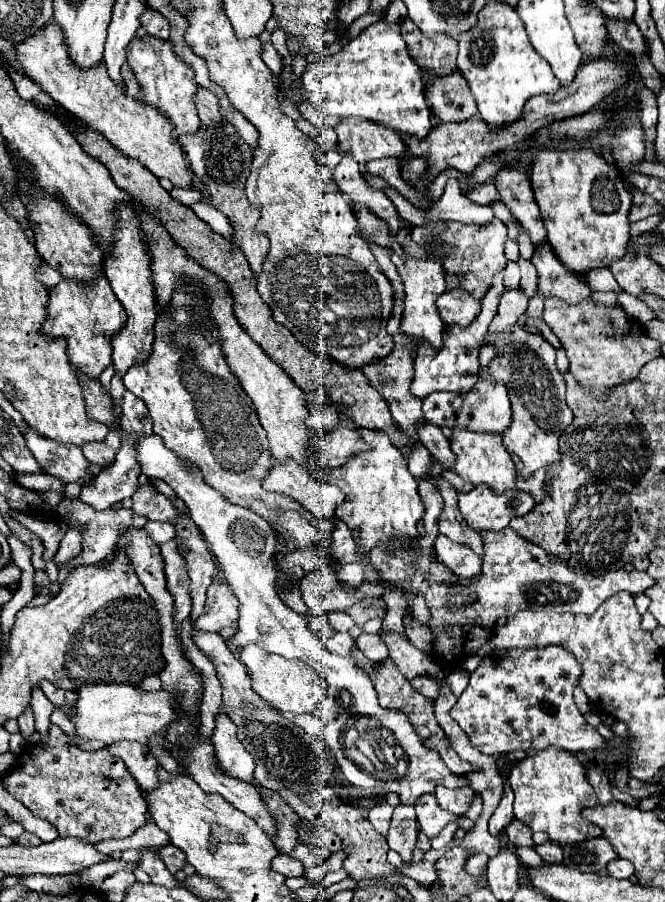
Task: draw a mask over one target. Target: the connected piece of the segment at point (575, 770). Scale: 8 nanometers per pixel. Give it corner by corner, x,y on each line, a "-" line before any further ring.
545,747
545,749
533,751
533,755
525,755
509,771
509,785
515,793
515,803
513,803
515,819
523,821
533,831
545,831
549,835
549,839
557,841
557,843
579,843
579,841
585,841
587,837
597,837
597,835
593,835
593,829
597,825
593,825
585,817
587,815
585,811
593,809
593,805
597,805
597,797
593,793
593,787
589,785
585,765
579,763
579,759
571,751
557,749
557,747

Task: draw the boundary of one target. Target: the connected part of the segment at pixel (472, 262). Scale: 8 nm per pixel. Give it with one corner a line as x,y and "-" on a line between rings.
493,219
491,223
485,223
485,225
467,225
467,223
459,223
459,221
449,221
449,223
433,223
433,225
411,229
411,237
417,245
429,243
435,235
439,239
443,239
445,243
453,243
457,247
457,251
451,253
449,259
445,259
445,271
451,275
457,275
459,269
463,273
473,271
481,281
491,285
491,277
507,265
507,259
503,253
503,245
507,241
507,225
499,219

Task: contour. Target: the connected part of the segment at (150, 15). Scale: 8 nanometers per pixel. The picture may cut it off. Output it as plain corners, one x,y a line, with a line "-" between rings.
147,7
145,13
141,15
141,25
147,29
147,33
153,33
155,37
169,39
169,21
159,11
153,11

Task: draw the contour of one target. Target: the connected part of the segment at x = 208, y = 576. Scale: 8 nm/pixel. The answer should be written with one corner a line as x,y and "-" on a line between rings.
177,513
175,519
175,541
177,551
187,563
187,575
191,579
191,599
193,599
193,611
191,611
191,625
205,613
205,601
207,601
207,587
217,575
217,563
215,557
209,553
207,543
197,529
197,525
191,521
187,513

